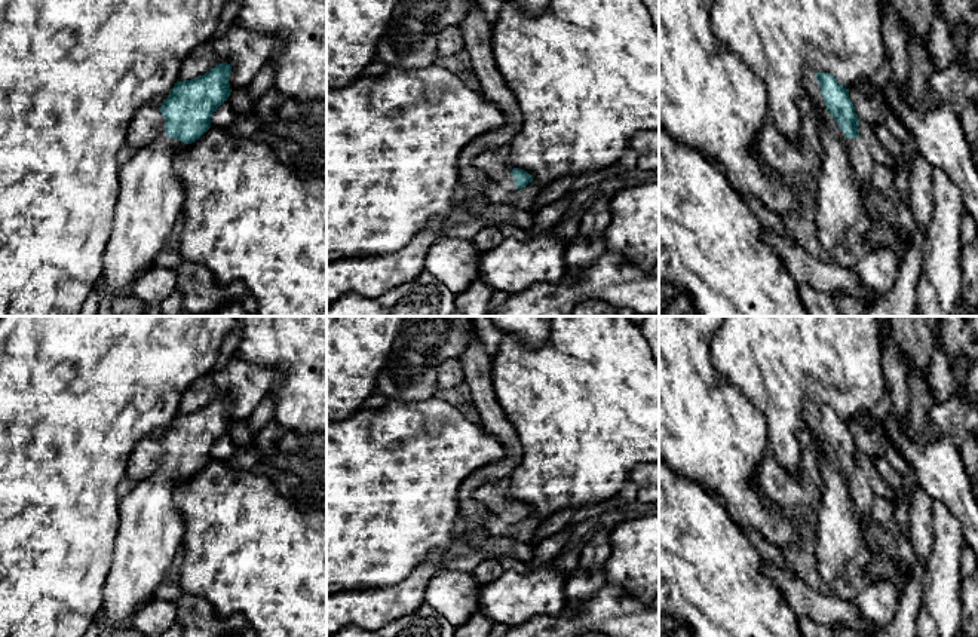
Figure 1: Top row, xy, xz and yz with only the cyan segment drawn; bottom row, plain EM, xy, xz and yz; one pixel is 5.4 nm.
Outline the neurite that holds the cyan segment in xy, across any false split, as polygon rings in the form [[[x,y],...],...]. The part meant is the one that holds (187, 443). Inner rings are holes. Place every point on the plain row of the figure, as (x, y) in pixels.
[[[227,395],[215,398],[203,408],[177,414],[159,440],[165,462],[148,477],[135,481],[134,489],[119,500],[120,524],[96,624],[107,625],[111,633],[122,627],[132,628],[140,609],[156,598],[156,591],[166,578],[174,557],[183,546],[184,520],[175,506],[177,494],[184,489],[186,478],[199,472],[211,460],[212,445],[227,434],[232,422]]]

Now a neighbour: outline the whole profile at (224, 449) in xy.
[[[224,434],[211,448],[211,459],[215,460],[230,460],[233,454],[237,451],[237,445],[233,440]]]

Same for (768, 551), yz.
[[[742,527],[741,530],[748,538],[748,540],[757,549],[757,552],[761,555],[763,560],[767,560],[767,561],[785,569],[785,570],[795,573],[792,570],[792,567],[788,564],[781,548],[770,543],[763,535],[760,535],[758,532],[755,532],[751,527]]]

